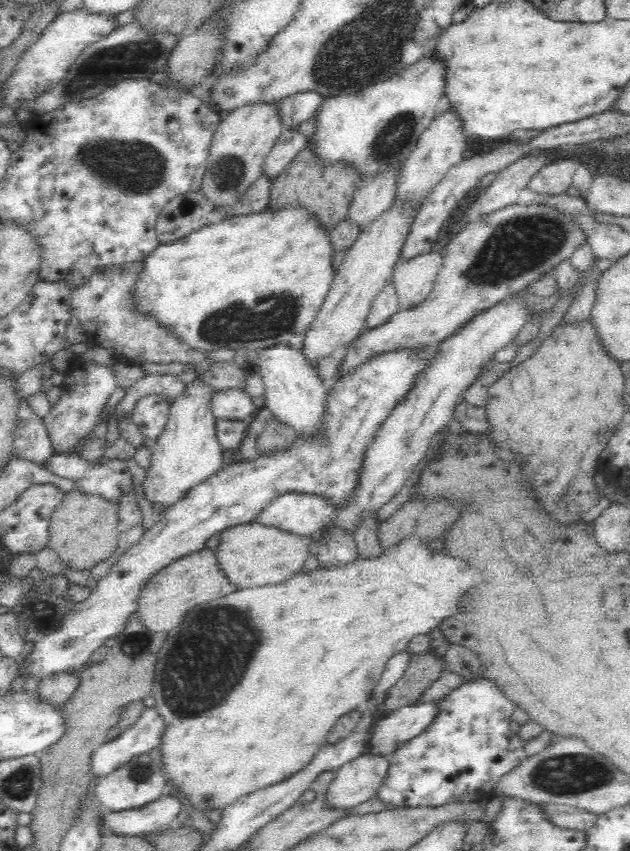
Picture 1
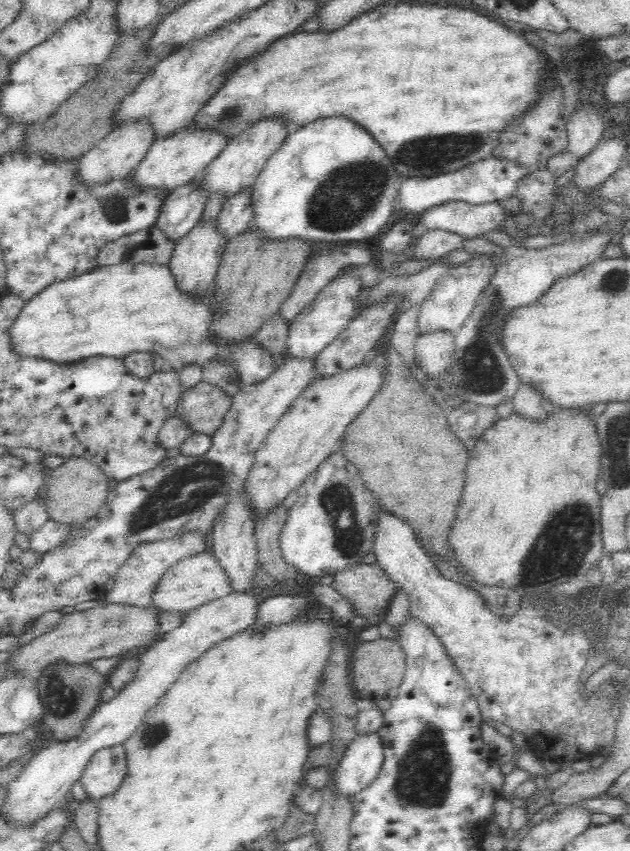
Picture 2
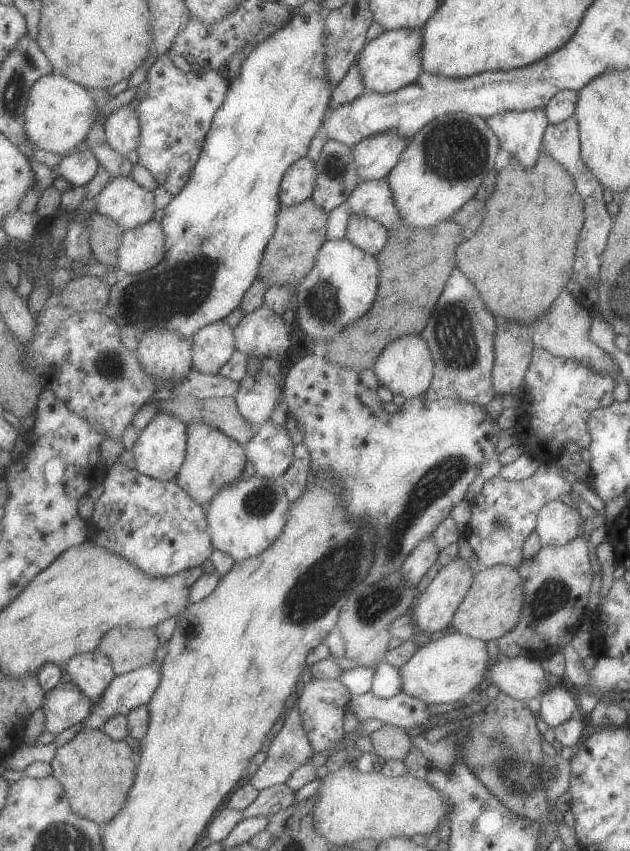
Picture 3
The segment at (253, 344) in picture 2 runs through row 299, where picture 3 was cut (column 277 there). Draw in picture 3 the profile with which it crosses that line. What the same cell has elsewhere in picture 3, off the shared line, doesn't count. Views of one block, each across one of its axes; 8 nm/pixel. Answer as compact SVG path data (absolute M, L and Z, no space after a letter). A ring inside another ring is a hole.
M319 8L307 15L295 12L283 28L257 44L243 60L239 76L230 81L225 104L215 115L191 182L164 208L162 224L167 250L163 262L139 274L122 274L111 287L111 302L104 310L107 316L120 327L137 320L137 324L143 322L144 333L153 326L163 326L192 339L205 326L225 320L239 308L259 278L267 245L278 229L283 178L298 160L307 156L311 142L321 134L332 108L334 90L327 74L326 12Z

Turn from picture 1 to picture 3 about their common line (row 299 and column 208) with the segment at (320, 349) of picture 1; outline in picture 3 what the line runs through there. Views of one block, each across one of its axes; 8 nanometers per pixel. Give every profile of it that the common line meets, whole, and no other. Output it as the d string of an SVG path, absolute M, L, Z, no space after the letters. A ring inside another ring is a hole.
M226 320L215 322L195 333L194 368L204 374L220 374L238 350L235 330Z

